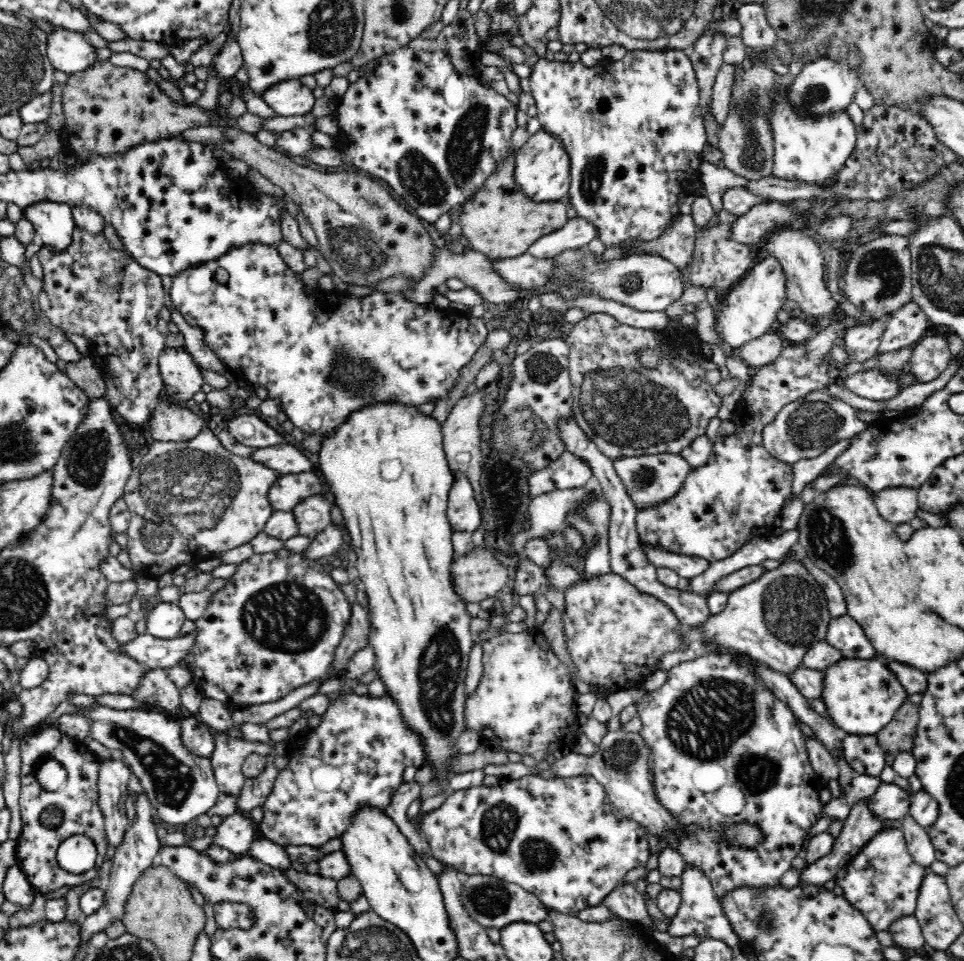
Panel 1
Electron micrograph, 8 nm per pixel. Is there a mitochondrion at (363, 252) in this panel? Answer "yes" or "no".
yes

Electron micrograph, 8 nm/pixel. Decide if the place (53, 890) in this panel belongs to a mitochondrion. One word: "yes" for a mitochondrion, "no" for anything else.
no

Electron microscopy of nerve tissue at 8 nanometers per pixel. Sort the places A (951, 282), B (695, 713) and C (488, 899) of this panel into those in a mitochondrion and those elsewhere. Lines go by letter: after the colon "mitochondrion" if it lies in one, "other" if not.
A: mitochondrion
B: mitochondrion
C: mitochondrion

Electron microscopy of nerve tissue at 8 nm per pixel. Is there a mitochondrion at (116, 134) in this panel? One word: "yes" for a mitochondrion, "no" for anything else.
no

